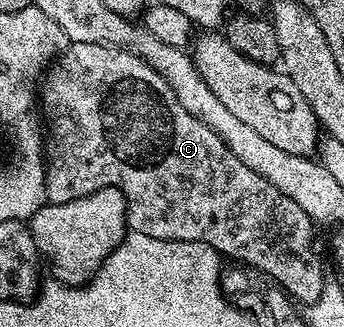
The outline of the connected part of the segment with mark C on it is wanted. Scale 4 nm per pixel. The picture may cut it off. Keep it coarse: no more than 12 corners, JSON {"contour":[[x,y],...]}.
{"contour":[[123,47],[41,83],[47,202],[207,243],[292,300],[311,218]]}

